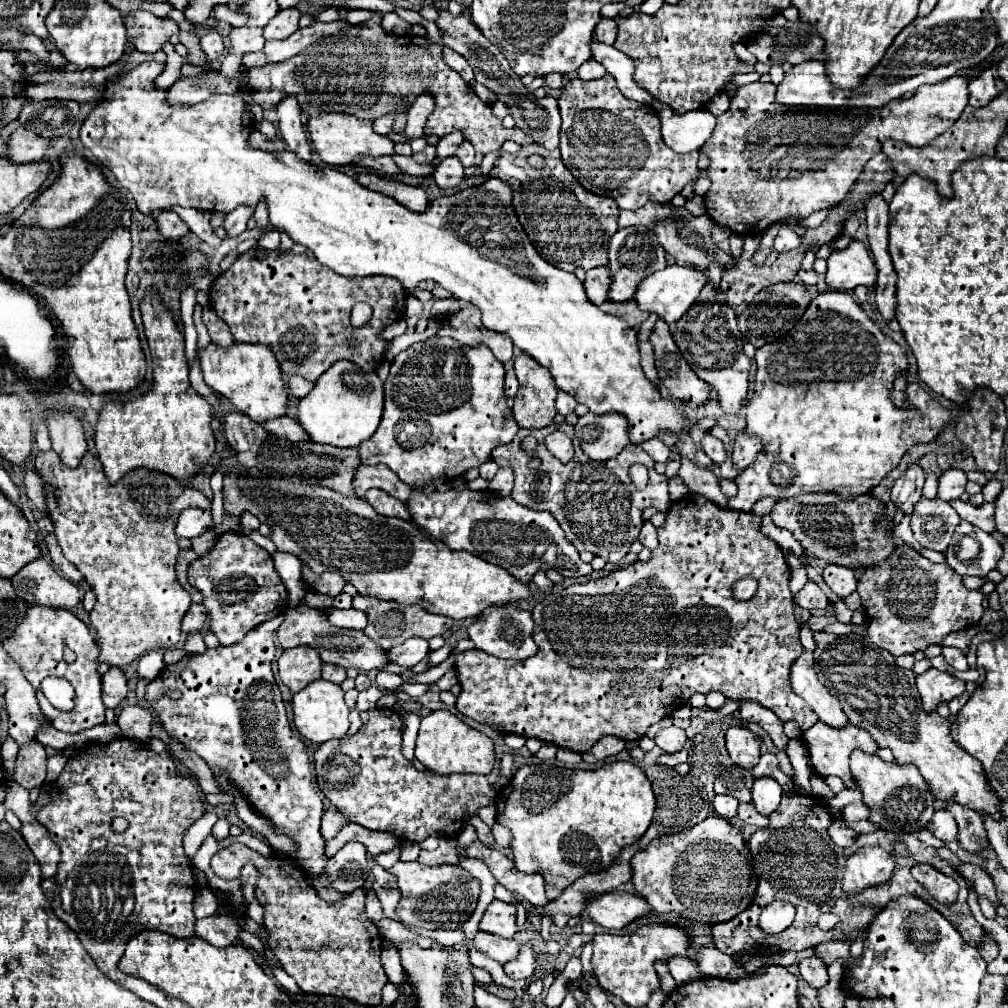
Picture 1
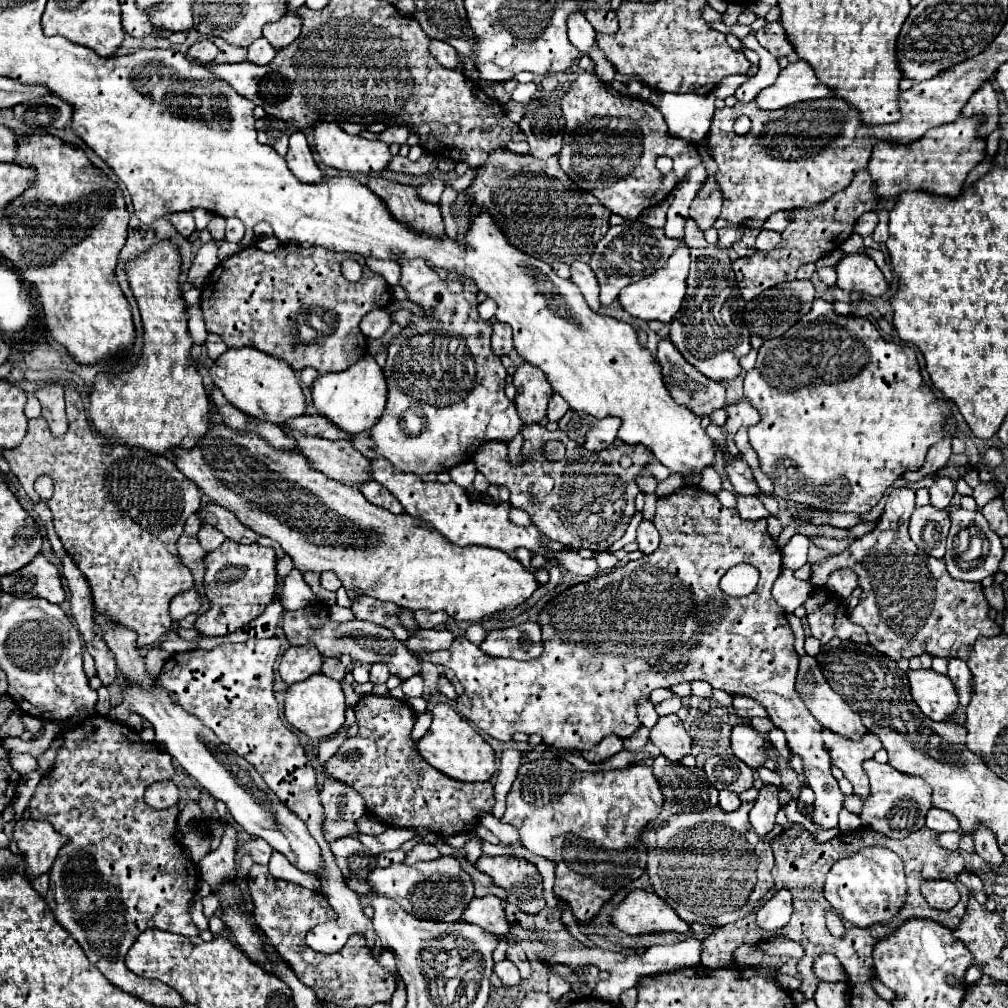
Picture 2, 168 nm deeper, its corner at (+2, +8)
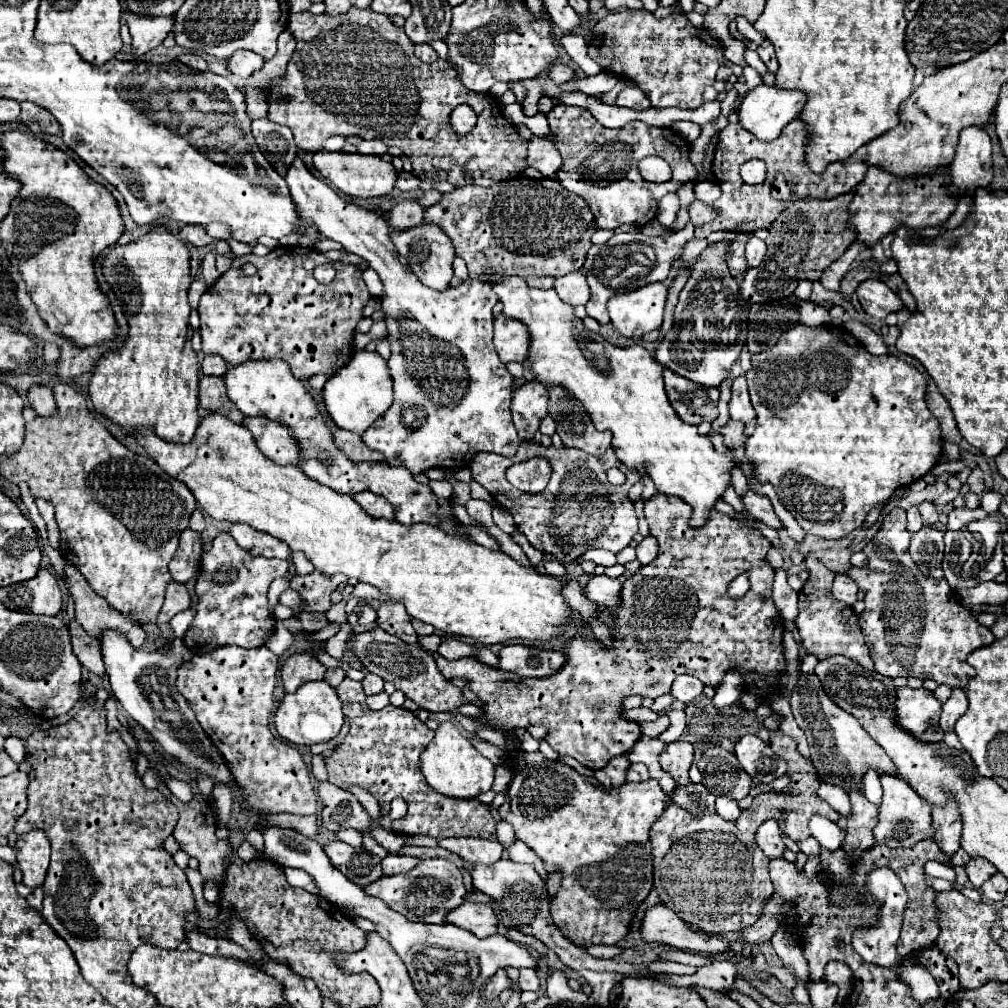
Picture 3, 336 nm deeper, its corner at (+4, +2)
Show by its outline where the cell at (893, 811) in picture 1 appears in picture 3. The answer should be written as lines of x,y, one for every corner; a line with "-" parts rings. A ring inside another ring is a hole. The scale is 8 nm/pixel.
882,775
880,781
882,781
884,797
878,807
878,825
874,827
874,839
890,847
908,847
920,839
930,839
934,833
934,829
930,829
932,807
922,797
918,797
918,793
900,777

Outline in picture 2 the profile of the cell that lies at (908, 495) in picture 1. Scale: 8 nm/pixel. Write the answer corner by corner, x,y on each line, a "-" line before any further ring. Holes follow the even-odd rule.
892,489
886,499
884,513
880,521
876,523
874,531
858,537
844,553
832,555
826,559
820,559
818,563
812,565
812,585
824,585
830,577
830,573
848,567
858,575
858,583
862,587
862,597
858,607
850,613
850,619
858,625
862,625
868,633
870,645
886,655
892,661
900,659
910,659
910,657
920,657
920,655
930,655
930,657
942,657
942,659
962,659
966,661
974,641
980,635
1000,635
1002,629
1000,625
988,617
990,605
982,593
980,583
970,583
970,581
960,581
952,579
946,571
946,565
942,559
932,559
930,555
924,555
920,551
910,535
908,535
908,519
914,511
914,489

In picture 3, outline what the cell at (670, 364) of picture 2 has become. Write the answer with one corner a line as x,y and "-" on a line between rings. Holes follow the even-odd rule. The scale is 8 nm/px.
664,369
664,383
668,399
678,413
678,417
686,423
700,425
702,421
714,421
718,417
718,387
704,387
690,379
680,377
678,373

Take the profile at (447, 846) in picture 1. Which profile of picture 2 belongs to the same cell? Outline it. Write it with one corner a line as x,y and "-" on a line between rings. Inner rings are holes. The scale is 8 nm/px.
418,843
414,849
410,849
406,853
406,859
404,863
408,865
414,865
414,863
420,863
420,861
432,861
432,859
438,859
440,853
434,845
424,845
424,843

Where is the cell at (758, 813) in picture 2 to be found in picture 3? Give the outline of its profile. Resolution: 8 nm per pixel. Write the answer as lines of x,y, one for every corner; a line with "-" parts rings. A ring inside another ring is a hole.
766,819
758,827
758,831
756,831
756,843
766,853
766,857
770,857
770,859
782,857
782,851
784,851
786,845
780,839
780,829
778,829
778,821
776,819

